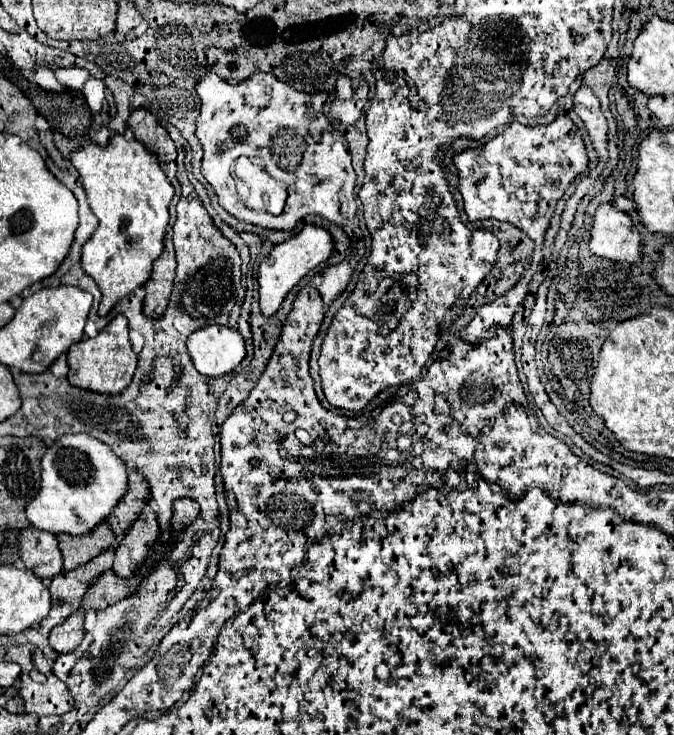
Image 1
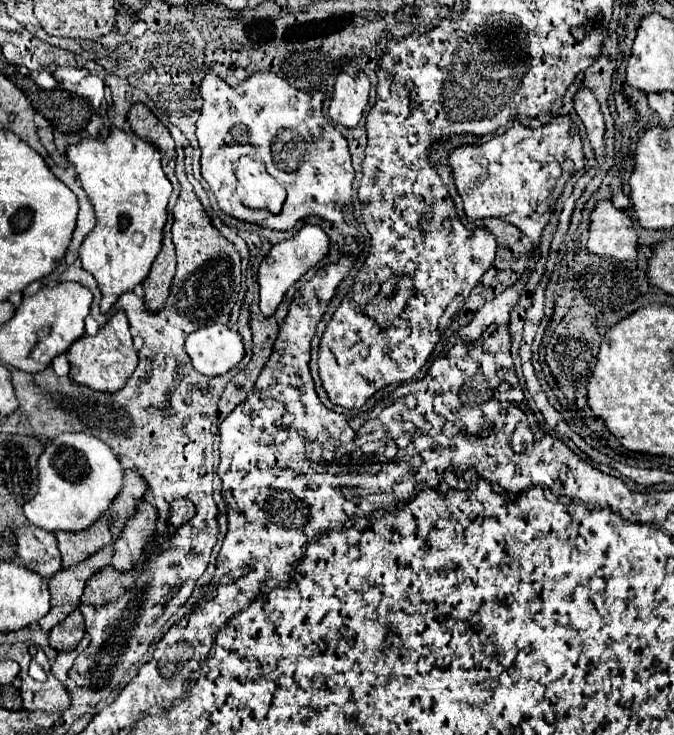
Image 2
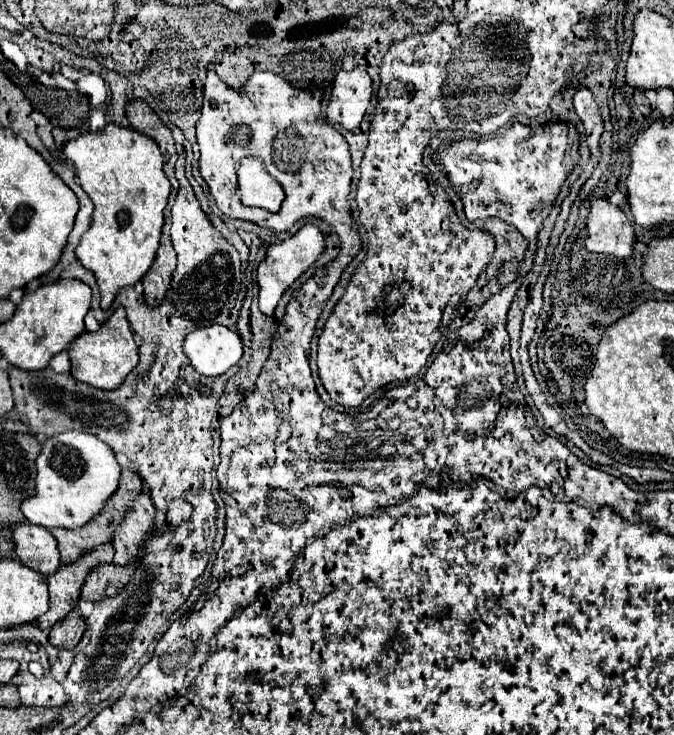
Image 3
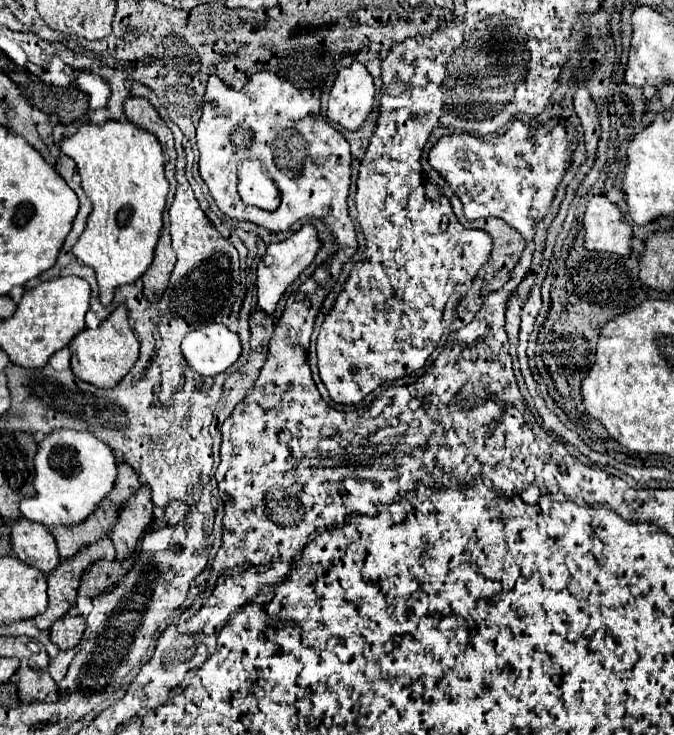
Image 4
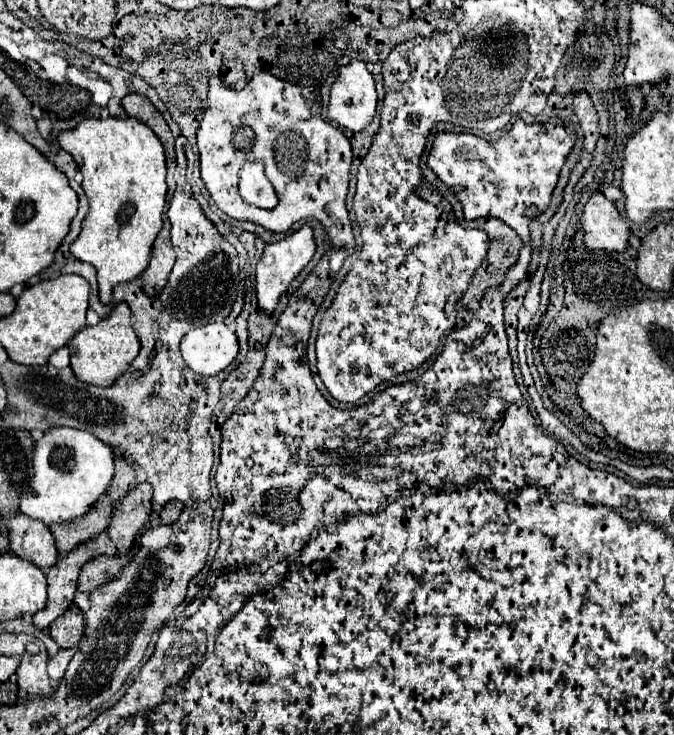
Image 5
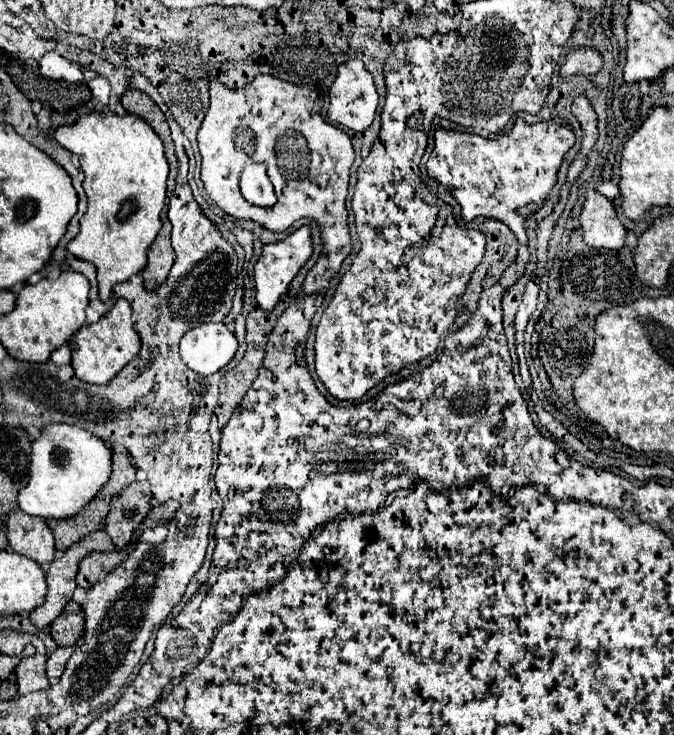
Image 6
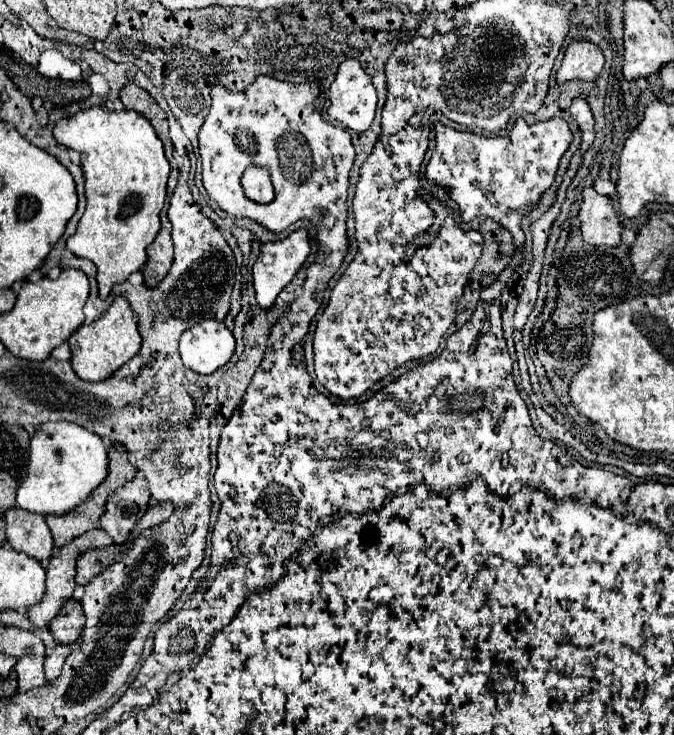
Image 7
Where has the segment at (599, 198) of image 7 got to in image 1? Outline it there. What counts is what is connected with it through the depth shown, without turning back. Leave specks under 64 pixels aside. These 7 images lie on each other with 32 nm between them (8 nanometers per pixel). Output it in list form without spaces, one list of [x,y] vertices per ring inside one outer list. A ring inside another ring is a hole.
[[[600,204],[592,216],[590,228],[590,252],[616,262],[636,264],[640,260],[640,234],[626,212],[614,208],[614,204]]]

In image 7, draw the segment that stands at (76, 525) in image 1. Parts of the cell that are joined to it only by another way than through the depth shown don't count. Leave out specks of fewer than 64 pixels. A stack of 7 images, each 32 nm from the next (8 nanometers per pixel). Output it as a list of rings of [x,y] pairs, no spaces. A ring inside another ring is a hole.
[[[44,422],[30,438],[28,474],[16,492],[16,504],[38,514],[66,514],[82,504],[108,474],[108,444],[72,422]]]

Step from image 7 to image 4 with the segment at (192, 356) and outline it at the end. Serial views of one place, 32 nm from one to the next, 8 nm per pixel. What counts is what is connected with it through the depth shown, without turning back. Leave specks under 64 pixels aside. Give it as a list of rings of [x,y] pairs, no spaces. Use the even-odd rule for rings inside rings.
[[[208,324],[188,332],[182,340],[182,354],[190,368],[200,376],[216,376],[232,366],[240,356],[236,332],[224,324]]]

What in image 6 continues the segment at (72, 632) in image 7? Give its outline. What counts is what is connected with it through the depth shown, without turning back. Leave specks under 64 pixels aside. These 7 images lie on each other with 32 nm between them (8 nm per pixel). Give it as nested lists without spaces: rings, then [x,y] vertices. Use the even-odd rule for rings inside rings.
[[[68,602],[64,612],[50,624],[50,634],[58,646],[74,646],[84,630],[84,612],[80,604]]]

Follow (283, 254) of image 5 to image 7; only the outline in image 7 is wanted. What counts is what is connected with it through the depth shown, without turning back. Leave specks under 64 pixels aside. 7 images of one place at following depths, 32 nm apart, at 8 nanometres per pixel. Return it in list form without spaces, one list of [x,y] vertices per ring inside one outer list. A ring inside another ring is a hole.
[[[300,228],[292,232],[288,238],[278,240],[278,242],[266,242],[260,246],[260,256],[254,262],[252,276],[254,276],[254,292],[256,292],[256,302],[266,310],[274,304],[276,296],[284,290],[284,286],[294,278],[298,268],[304,264],[304,260],[310,254],[310,242],[308,242],[308,232],[306,228]]]

